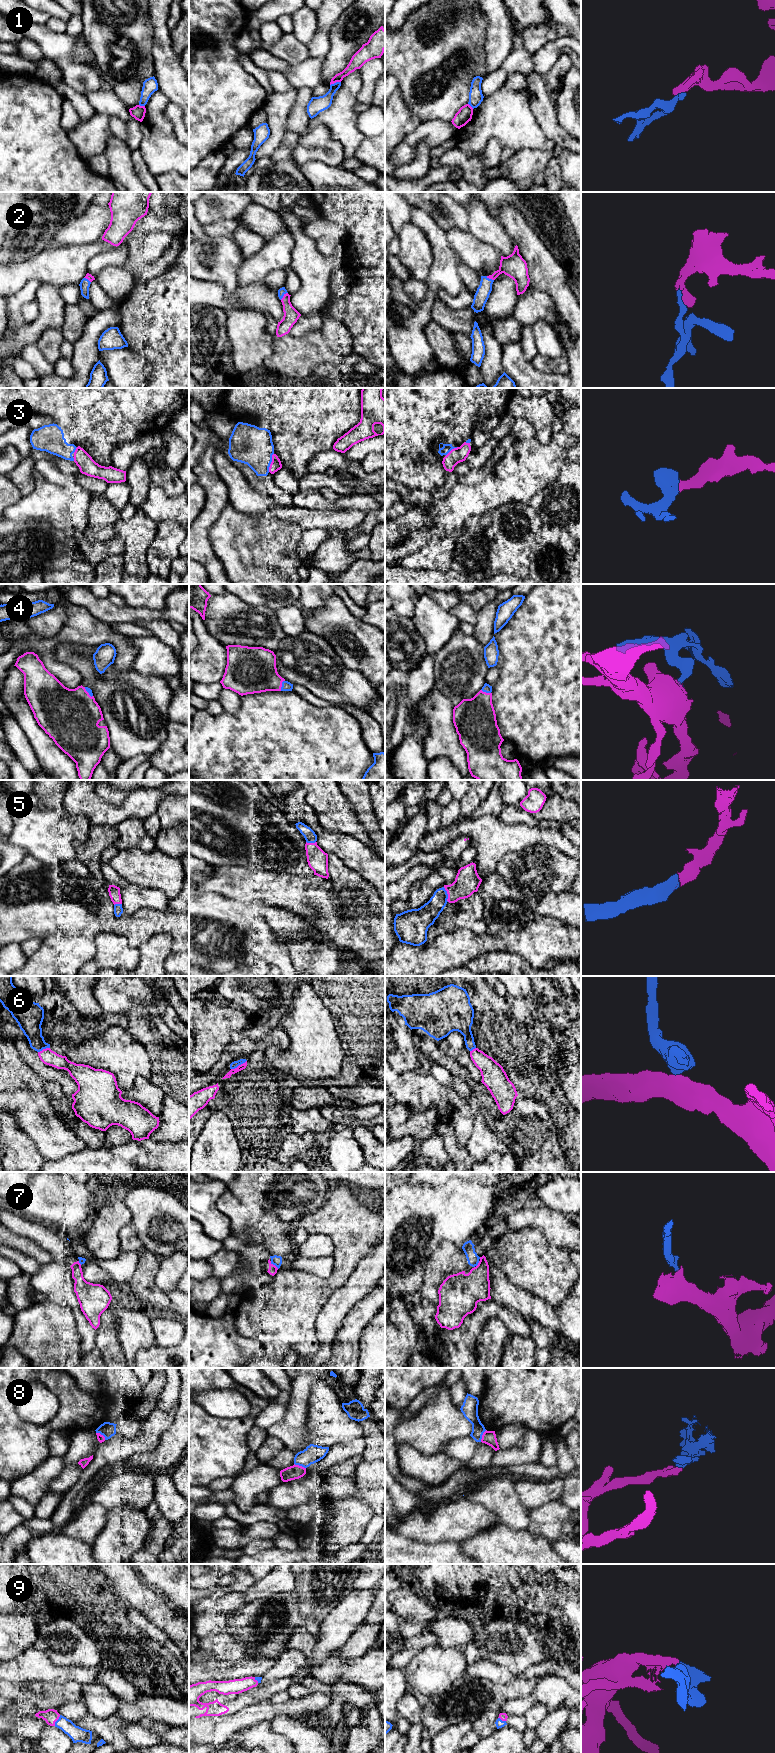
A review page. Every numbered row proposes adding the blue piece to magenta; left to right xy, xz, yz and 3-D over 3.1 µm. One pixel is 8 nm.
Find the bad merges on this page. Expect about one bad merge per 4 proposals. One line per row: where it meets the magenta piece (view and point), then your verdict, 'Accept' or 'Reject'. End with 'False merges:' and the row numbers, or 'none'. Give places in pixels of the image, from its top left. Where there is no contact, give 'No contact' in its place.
1: Touches magenta at xz (335, 82). Reject
2: Touches magenta at xz (283, 296). Accept
3: Touches magenta at xz (271, 462). Accept
4: Touches magenta at xz (281, 685). Accept
5: Touches magenta at yz (447, 893). Accept
6: Touches magenta at xz (239, 1065). Reject
7: Touches magenta at xz (274, 1265). Reject
8: Touches magenta at xz (300, 1466). Reject
9: Touches magenta at xy (57, 1719). Accept
False merges: 1, 6, 7, 8

